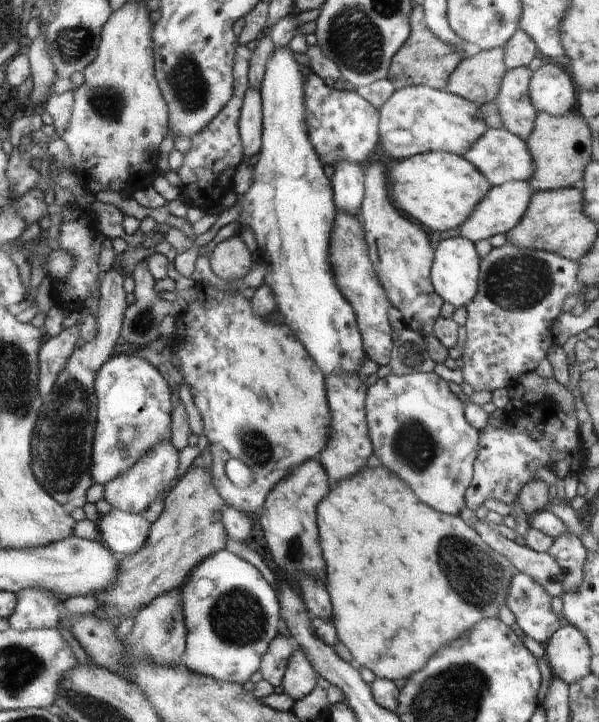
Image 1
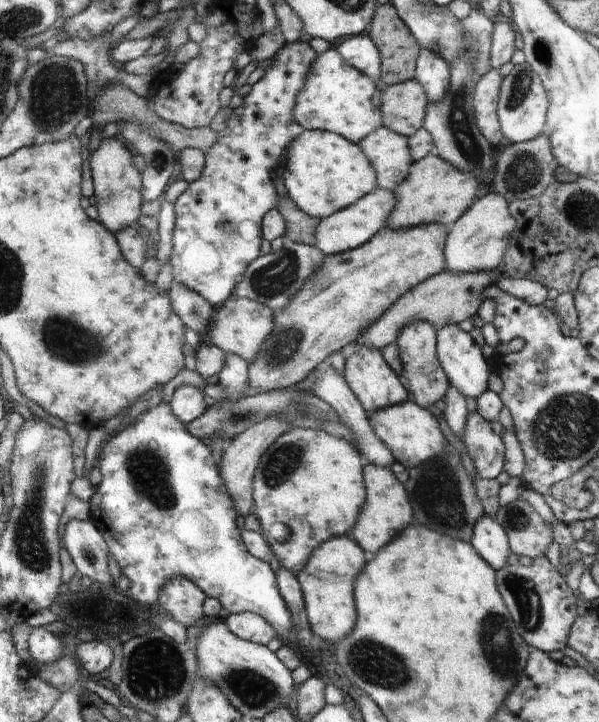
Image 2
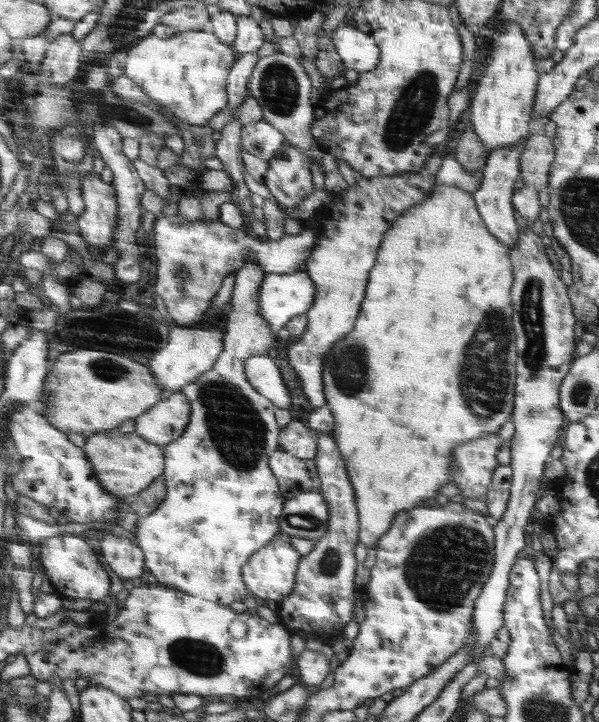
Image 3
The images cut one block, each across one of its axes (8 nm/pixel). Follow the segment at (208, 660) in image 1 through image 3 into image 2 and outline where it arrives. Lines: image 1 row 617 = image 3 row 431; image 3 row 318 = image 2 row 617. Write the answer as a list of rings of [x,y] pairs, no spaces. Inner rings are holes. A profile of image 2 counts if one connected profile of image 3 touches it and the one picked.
[[[243,612],[243,613],[231,613],[231,615],[226,619],[229,623],[230,628],[234,631],[234,634],[237,634],[240,638],[244,640],[258,643],[261,645],[266,645],[272,638],[278,638],[278,631],[268,622],[263,616],[259,614],[254,614],[251,612]]]

